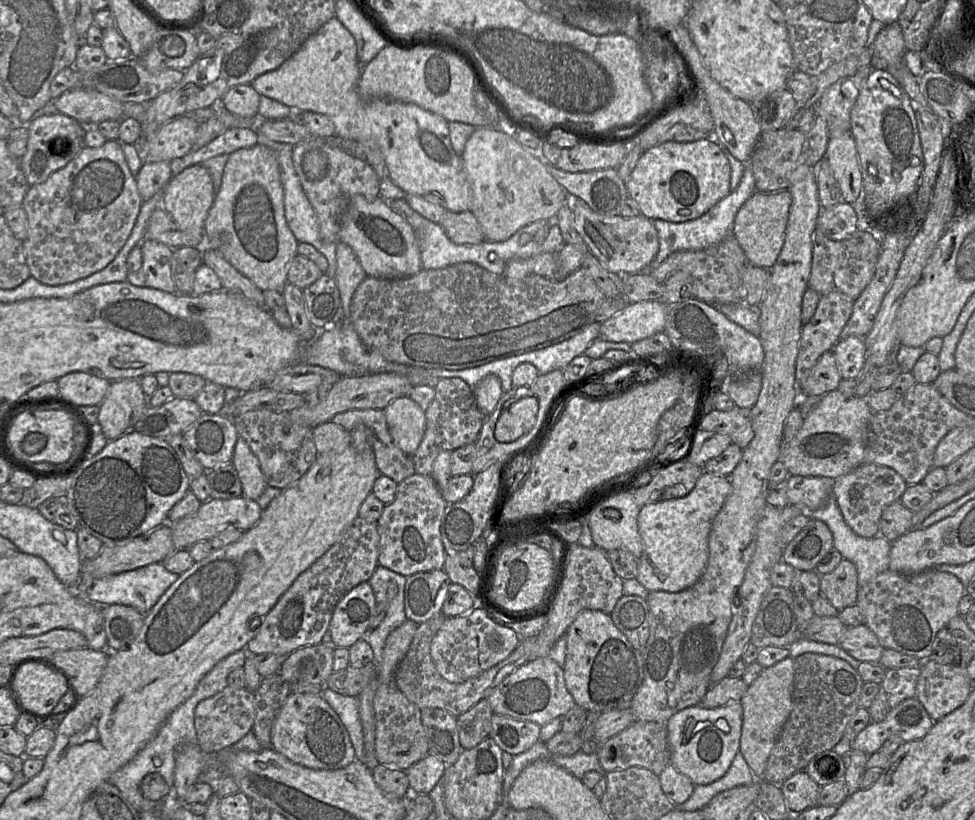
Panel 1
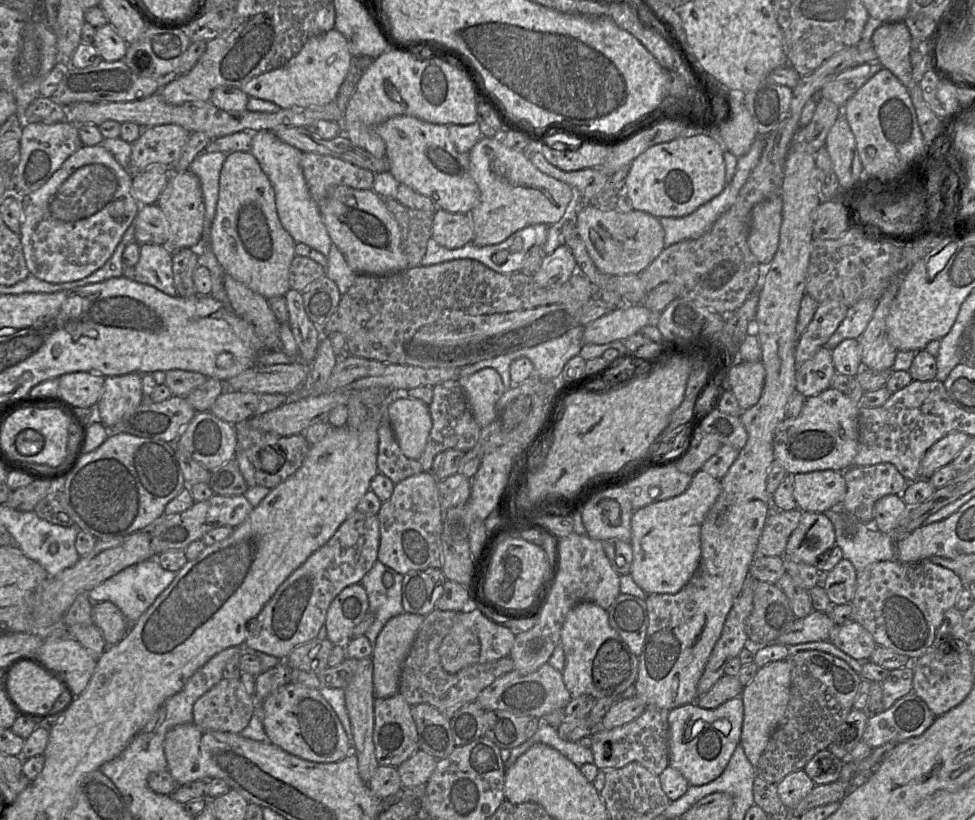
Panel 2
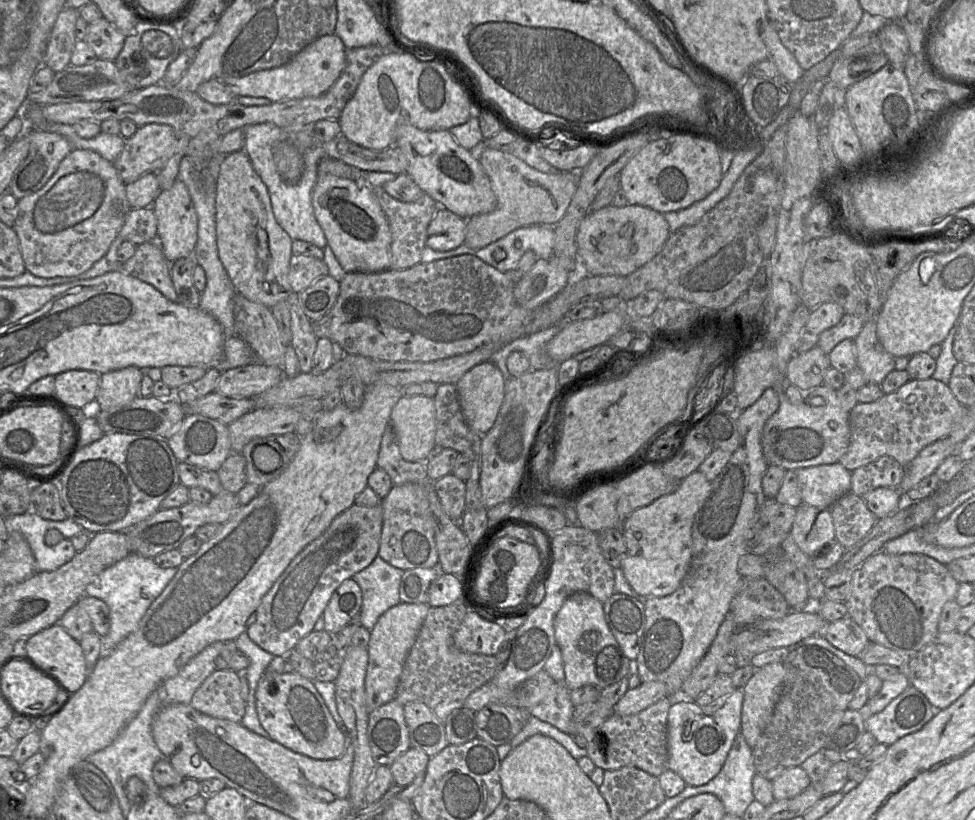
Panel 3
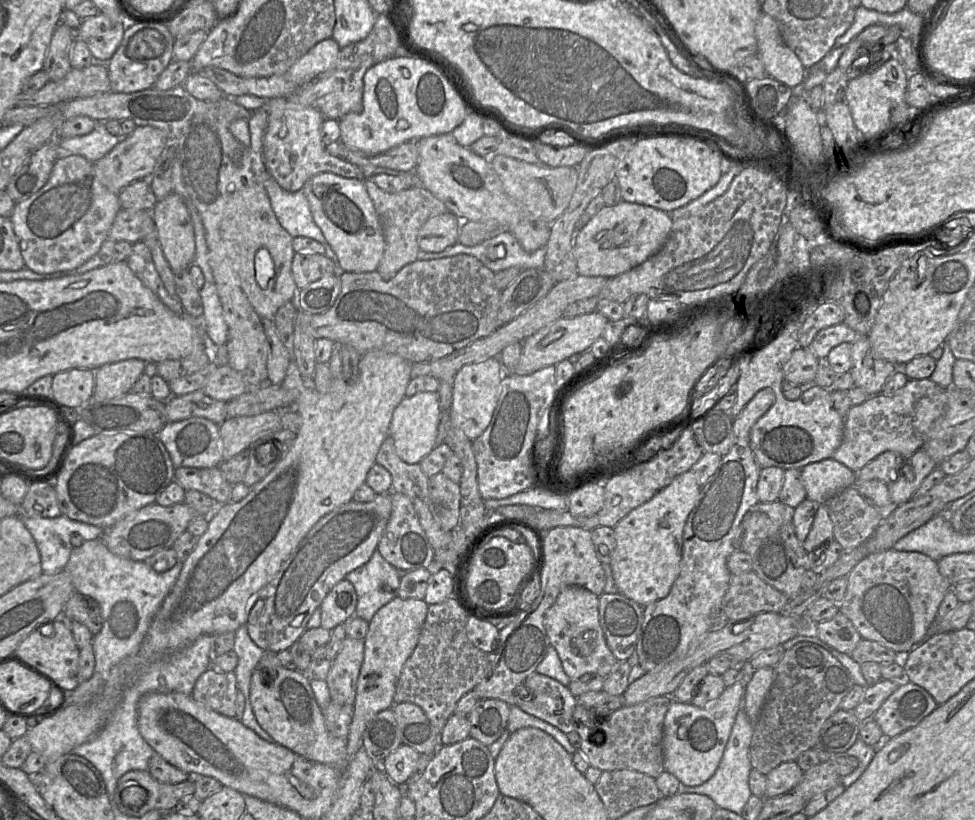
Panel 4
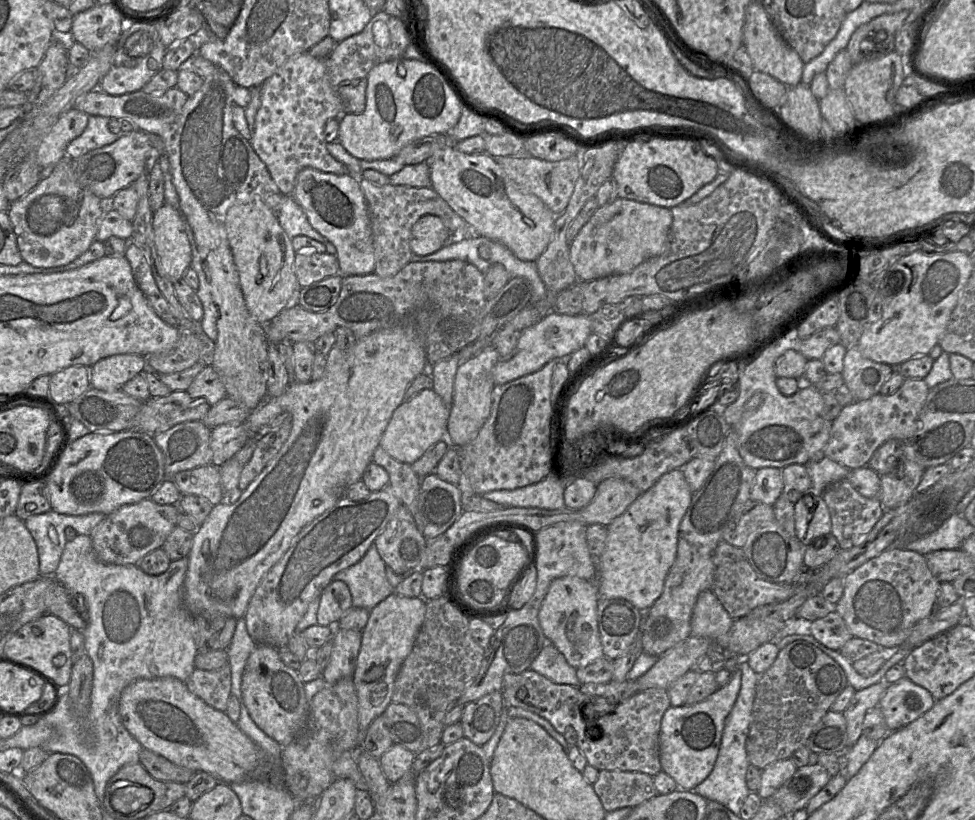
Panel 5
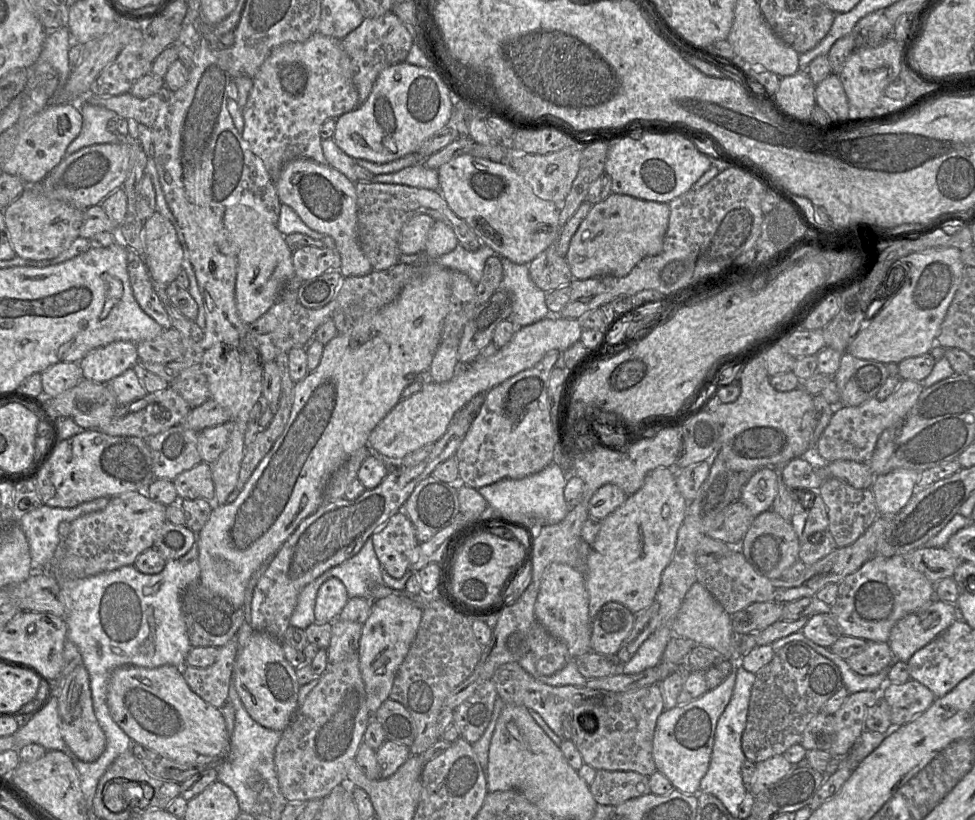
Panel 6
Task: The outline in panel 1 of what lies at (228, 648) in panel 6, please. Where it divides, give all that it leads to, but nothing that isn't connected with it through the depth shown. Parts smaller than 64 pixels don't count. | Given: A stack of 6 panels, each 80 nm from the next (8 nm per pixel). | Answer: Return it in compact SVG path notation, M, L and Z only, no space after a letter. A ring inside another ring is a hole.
M227 685L221 692L202 700L194 711L194 728L197 743L206 753L218 752L236 744L252 731L255 718L254 692Z

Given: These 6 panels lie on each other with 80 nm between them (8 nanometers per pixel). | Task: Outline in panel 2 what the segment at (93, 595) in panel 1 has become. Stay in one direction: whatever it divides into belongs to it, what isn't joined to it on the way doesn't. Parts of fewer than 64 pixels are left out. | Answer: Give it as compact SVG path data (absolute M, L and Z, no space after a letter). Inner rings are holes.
M155 557L125 568L89 591L88 596L93 603L109 601L115 604L131 628L154 603L155 599L172 583L176 575L175 571L163 569Z

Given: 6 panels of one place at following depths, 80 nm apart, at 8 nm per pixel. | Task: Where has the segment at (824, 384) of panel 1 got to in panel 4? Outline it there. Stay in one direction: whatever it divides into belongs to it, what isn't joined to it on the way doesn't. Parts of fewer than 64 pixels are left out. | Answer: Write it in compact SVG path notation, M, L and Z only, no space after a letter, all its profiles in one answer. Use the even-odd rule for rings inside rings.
M797 347L783 366L784 381L798 385L802 392L814 383L819 359L809 348Z

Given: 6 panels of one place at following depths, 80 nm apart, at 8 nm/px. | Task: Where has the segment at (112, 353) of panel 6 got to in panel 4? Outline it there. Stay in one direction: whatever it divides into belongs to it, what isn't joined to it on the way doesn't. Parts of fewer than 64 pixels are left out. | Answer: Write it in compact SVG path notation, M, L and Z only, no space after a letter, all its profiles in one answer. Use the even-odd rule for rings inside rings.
M129 359L99 367L94 371L94 398L107 400L129 393L138 378L144 374L145 364L143 360Z

